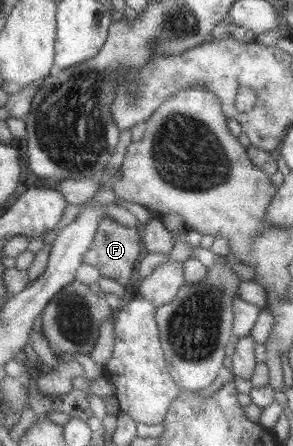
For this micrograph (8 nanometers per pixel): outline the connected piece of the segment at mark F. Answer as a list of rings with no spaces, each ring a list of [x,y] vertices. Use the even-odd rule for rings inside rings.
[[[106,217],[98,229],[92,248],[85,254],[85,263],[96,266],[106,278],[114,278],[130,287],[136,264],[144,250],[143,228],[130,228]]]

